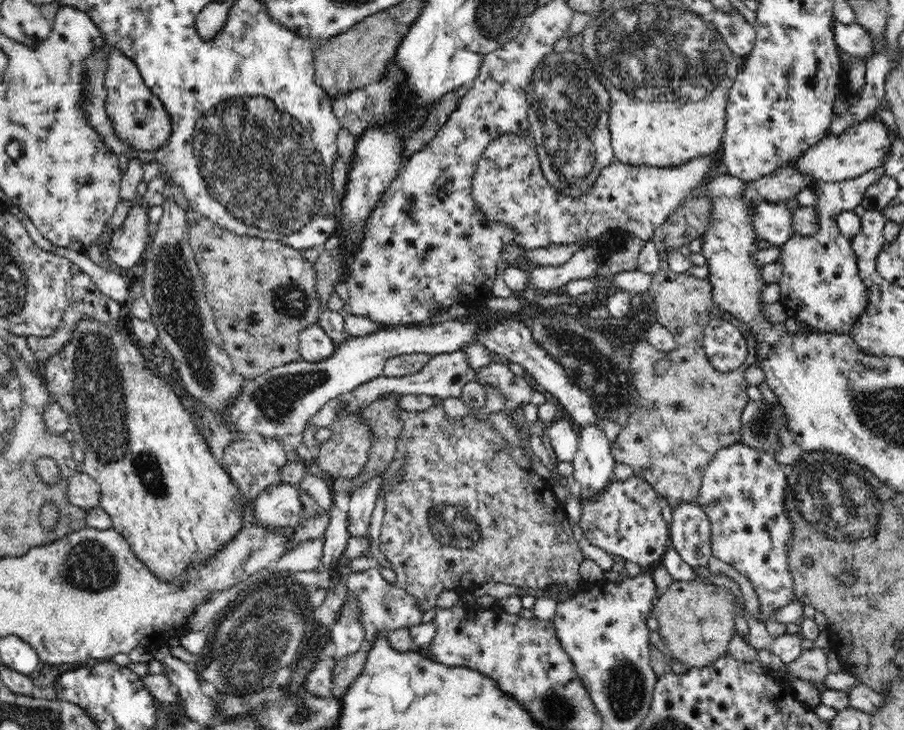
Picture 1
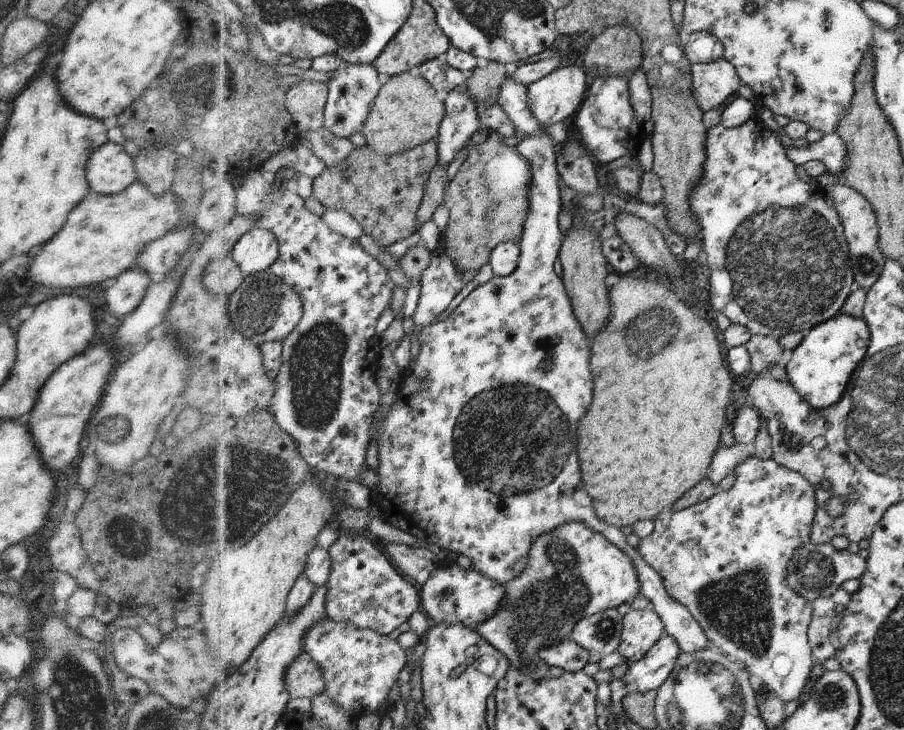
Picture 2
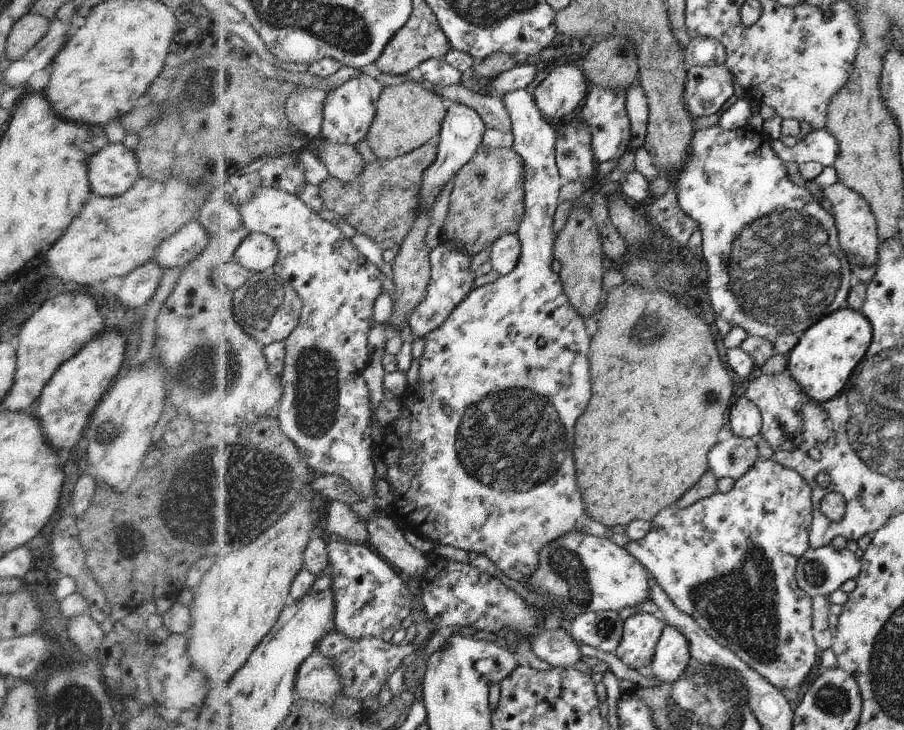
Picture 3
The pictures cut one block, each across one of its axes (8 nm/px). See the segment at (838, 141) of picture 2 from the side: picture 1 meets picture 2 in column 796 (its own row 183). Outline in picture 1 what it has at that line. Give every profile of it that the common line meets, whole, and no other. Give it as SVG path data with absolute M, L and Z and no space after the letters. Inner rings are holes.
M154 177L147 183L144 198L132 204L124 224L106 238L106 261L113 268L124 273L136 264L142 262L142 254L147 253L149 246L149 224L147 207L163 204L164 181Z

